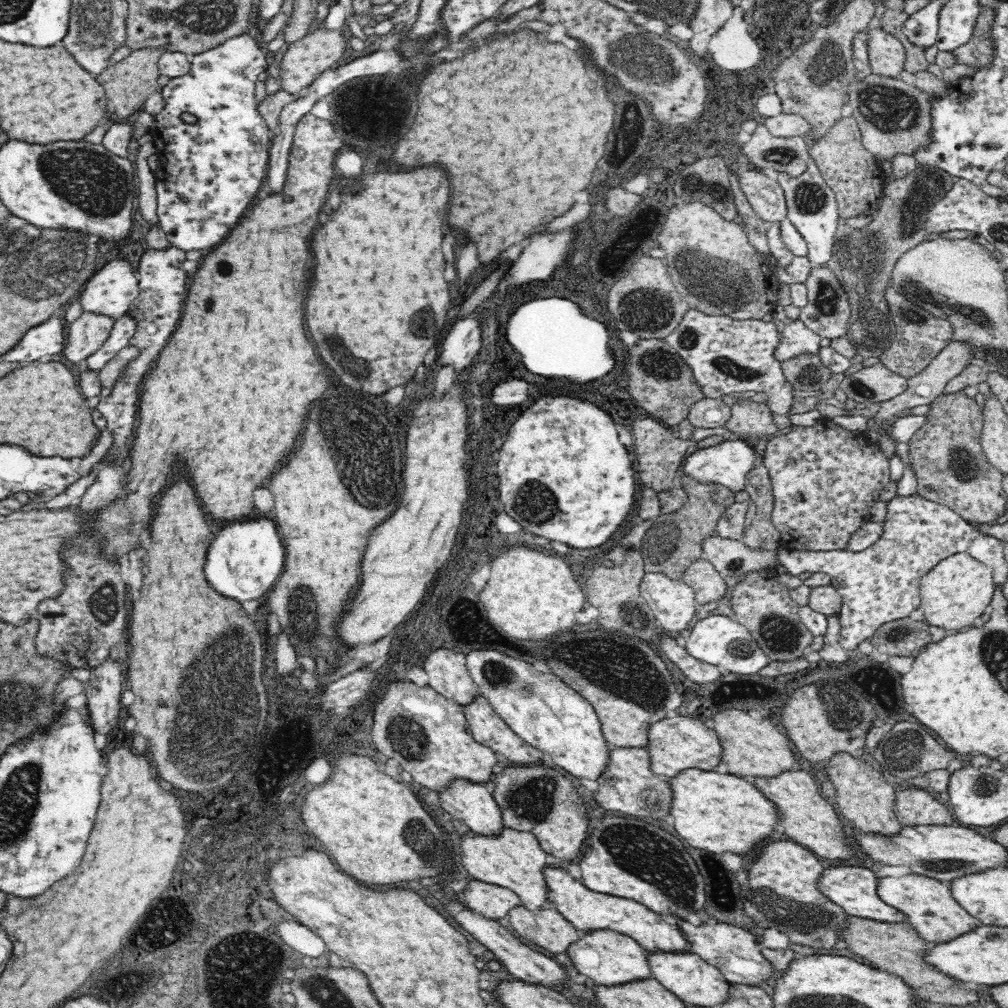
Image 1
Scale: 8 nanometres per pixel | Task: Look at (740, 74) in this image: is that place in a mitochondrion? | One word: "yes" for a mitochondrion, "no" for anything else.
no

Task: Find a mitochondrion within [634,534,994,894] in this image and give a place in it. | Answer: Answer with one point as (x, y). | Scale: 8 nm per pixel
(902, 752)

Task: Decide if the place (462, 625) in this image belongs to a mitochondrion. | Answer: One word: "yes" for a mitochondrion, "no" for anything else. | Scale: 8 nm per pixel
no

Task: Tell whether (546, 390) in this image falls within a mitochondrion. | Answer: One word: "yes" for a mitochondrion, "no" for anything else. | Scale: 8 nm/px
no

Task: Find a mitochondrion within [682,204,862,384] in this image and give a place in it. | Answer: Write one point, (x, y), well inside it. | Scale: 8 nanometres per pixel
(827, 299)

